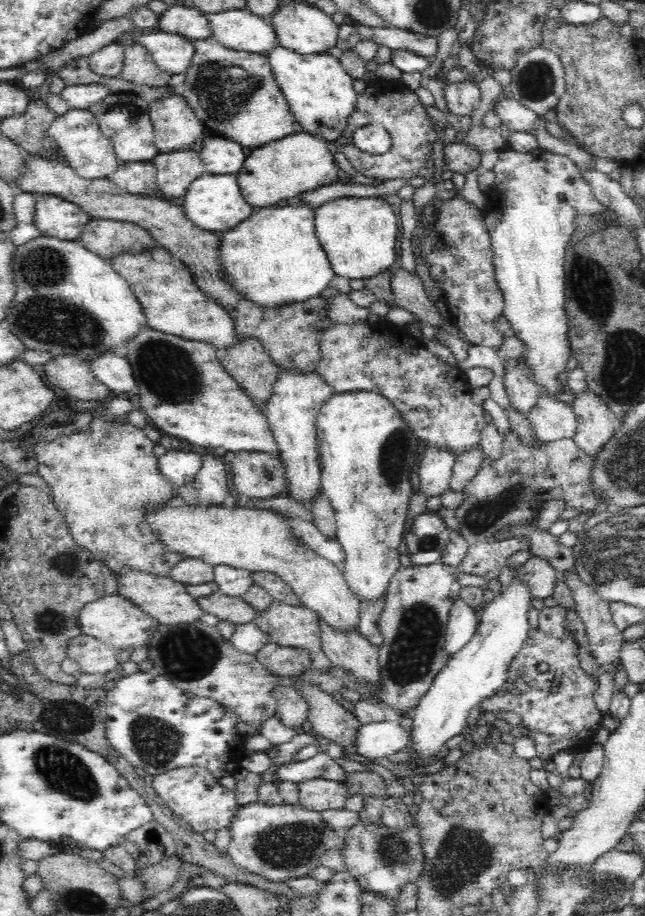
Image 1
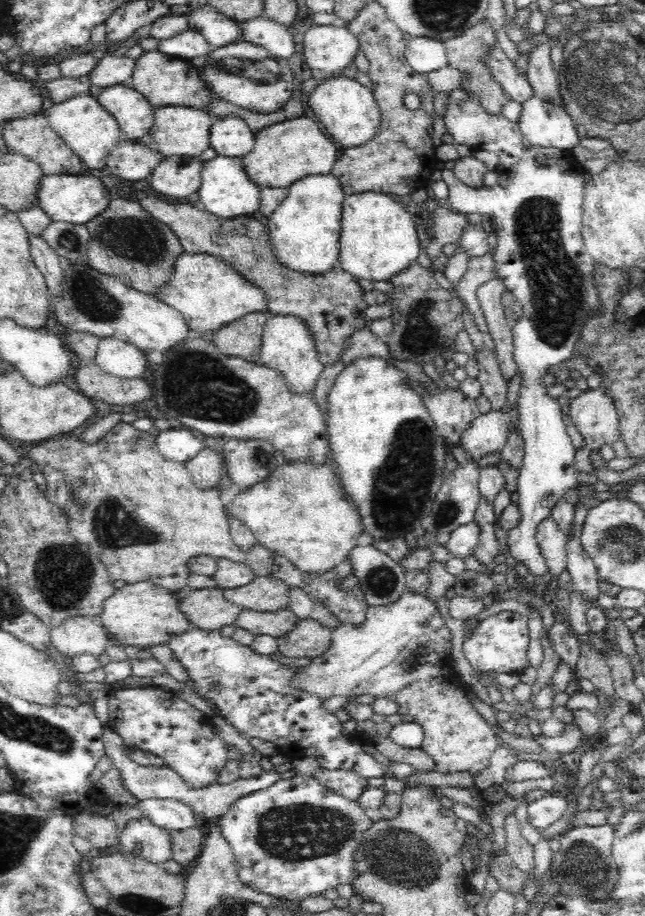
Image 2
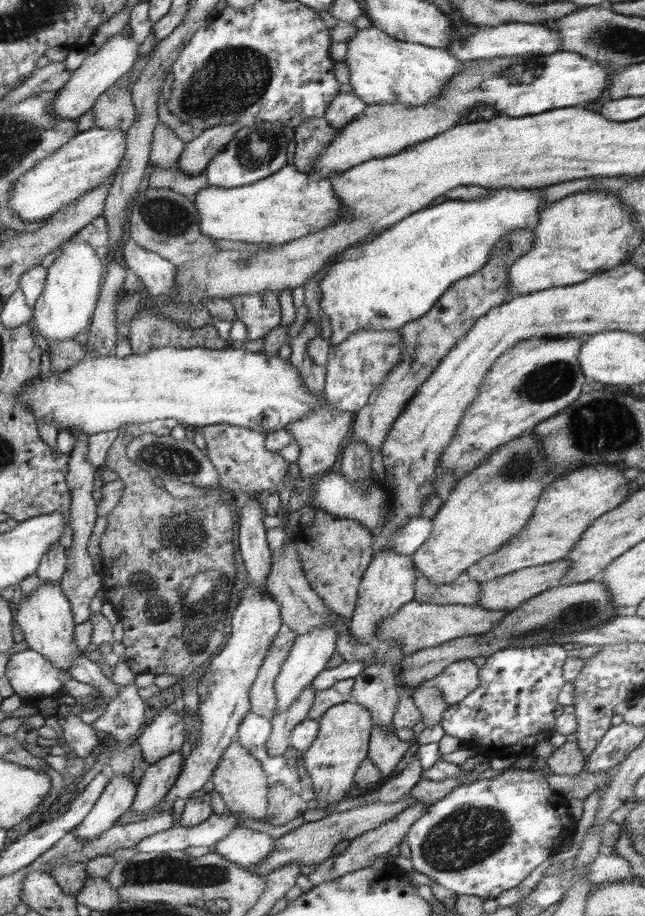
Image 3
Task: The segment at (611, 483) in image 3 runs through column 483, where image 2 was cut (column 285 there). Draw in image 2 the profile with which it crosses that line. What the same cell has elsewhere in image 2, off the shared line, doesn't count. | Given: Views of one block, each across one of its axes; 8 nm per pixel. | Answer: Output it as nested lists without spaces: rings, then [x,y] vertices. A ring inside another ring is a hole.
[[[120,421],[94,442],[86,442],[78,434],[69,434],[69,437],[63,436],[60,440],[45,440],[44,444],[32,447],[25,457],[34,460],[42,469],[49,501],[67,510],[71,536],[83,545],[88,545],[90,552],[98,555],[100,562],[110,573],[112,582],[124,580],[126,584],[134,584],[152,581],[163,589],[175,592],[187,585],[191,575],[188,563],[192,557],[206,555],[215,559],[228,558],[234,562],[246,563],[255,572],[256,577],[272,576],[290,587],[305,590],[328,607],[337,625],[360,626],[365,621],[368,606],[354,576],[349,556],[330,573],[310,574],[298,570],[286,558],[272,553],[258,542],[248,550],[239,550],[231,537],[226,504],[220,501],[219,490],[202,490],[196,487],[194,482],[191,482],[185,463],[169,461],[162,457],[155,436],[150,435],[148,431],[140,431],[130,423]]]

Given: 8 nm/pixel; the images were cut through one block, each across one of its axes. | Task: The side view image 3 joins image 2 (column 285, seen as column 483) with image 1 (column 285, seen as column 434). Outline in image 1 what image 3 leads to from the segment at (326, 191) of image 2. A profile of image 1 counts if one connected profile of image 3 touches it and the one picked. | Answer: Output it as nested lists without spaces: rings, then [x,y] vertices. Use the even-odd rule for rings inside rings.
[[[284,205],[282,207],[261,208],[238,226],[220,236],[221,264],[225,280],[246,296],[248,300],[263,306],[282,306],[302,302],[318,296],[329,287],[335,273],[327,258],[326,251],[315,234],[315,210],[309,205]]]

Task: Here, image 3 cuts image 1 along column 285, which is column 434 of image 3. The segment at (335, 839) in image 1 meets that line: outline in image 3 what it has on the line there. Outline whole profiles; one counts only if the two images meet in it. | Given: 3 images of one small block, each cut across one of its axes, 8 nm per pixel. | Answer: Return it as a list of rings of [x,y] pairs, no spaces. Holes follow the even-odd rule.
[[[513,770],[493,778],[458,784],[448,795],[430,804],[427,812],[410,828],[406,843],[411,850],[413,869],[429,876],[457,895],[496,899],[499,894],[516,888],[537,866],[560,852],[562,844],[573,840],[576,822],[568,808],[562,808],[562,796],[548,788],[548,780],[540,772]]]

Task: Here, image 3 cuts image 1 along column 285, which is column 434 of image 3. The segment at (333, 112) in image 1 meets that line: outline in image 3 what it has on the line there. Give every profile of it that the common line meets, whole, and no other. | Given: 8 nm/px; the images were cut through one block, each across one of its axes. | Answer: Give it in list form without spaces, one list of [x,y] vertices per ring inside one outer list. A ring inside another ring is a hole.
[[[372,25],[370,28],[356,29],[347,44],[343,62],[350,72],[352,93],[368,105],[424,105],[432,97],[438,97],[444,85],[464,67],[446,48],[434,48],[396,39]]]

